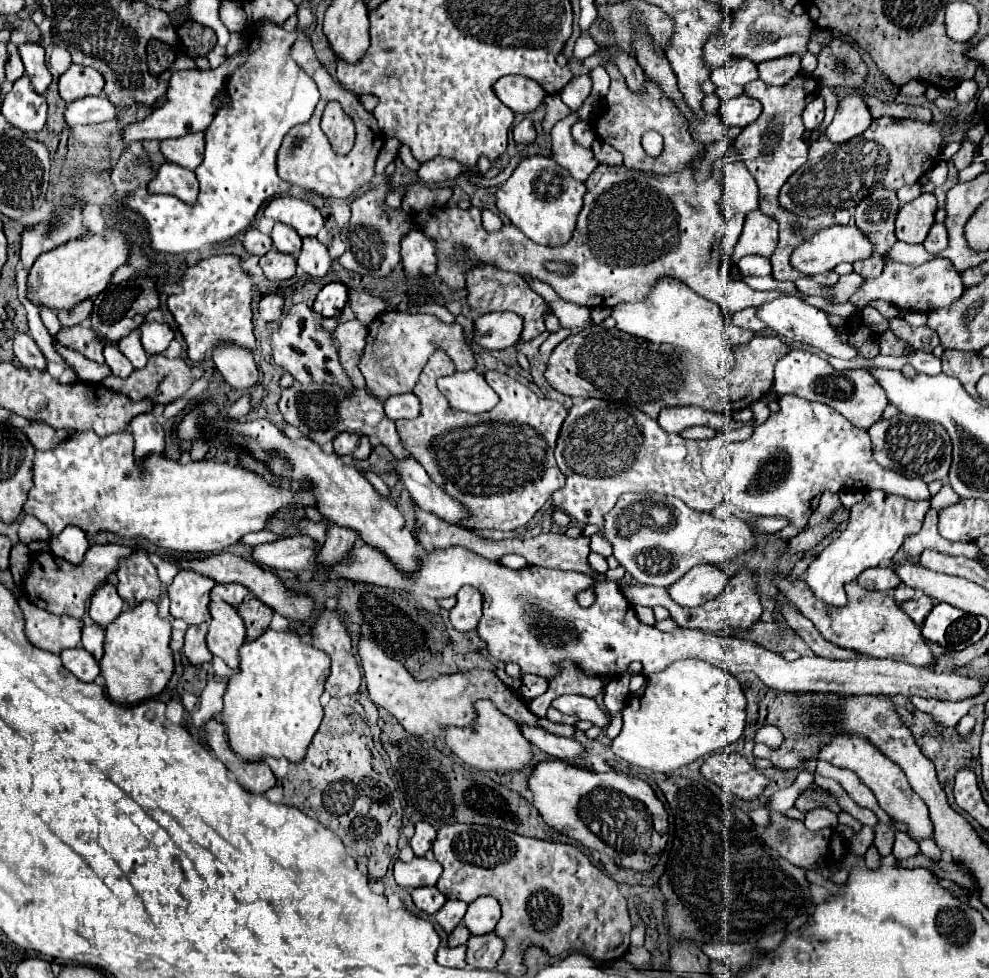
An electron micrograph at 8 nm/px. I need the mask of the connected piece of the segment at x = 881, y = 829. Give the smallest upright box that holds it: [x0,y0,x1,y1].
[874,822,894,856]

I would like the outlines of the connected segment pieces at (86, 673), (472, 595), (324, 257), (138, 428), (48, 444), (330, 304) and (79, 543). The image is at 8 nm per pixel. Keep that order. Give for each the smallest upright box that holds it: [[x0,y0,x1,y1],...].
[[60,646,100,682],[450,586,482,632],[298,238,330,278],[130,412,166,470],[24,422,68,450],[312,282,348,318],[48,526,90,564]]

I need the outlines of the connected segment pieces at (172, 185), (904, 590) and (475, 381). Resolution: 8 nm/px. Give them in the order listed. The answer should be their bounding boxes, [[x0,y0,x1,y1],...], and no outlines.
[[148,162,198,204],[894,583,915,604],[438,370,498,414]]

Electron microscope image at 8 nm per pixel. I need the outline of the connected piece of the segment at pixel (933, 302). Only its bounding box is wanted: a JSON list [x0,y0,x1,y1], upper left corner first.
[850,260,964,314]

